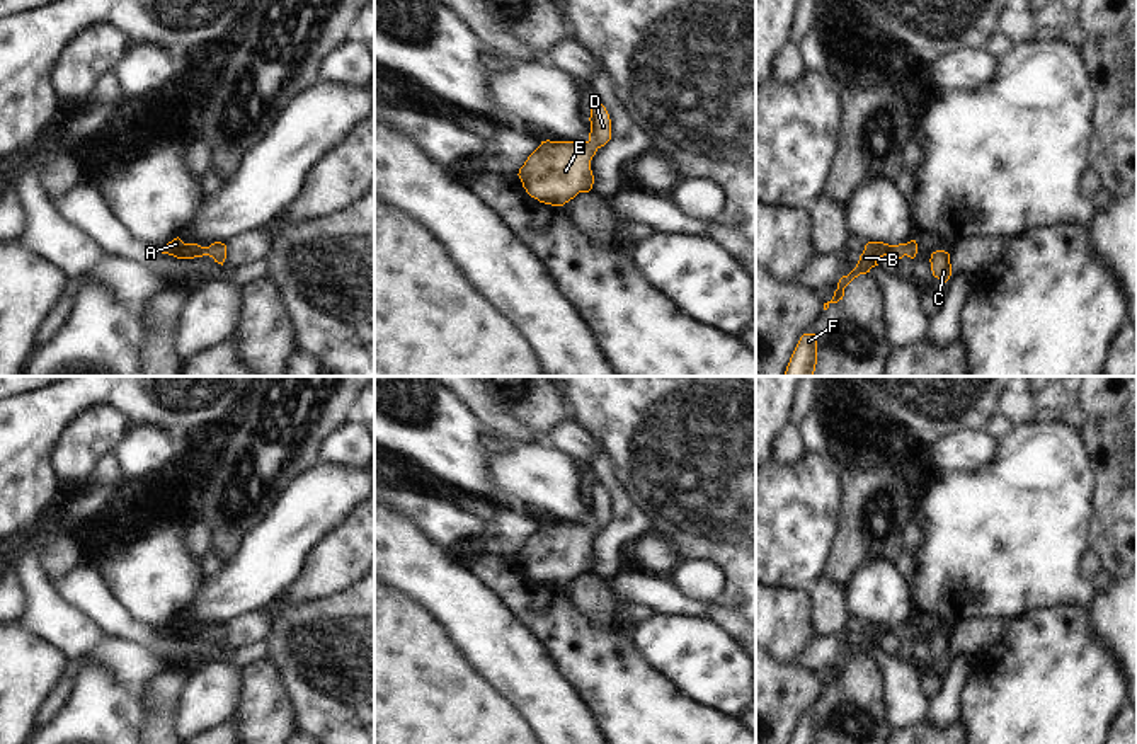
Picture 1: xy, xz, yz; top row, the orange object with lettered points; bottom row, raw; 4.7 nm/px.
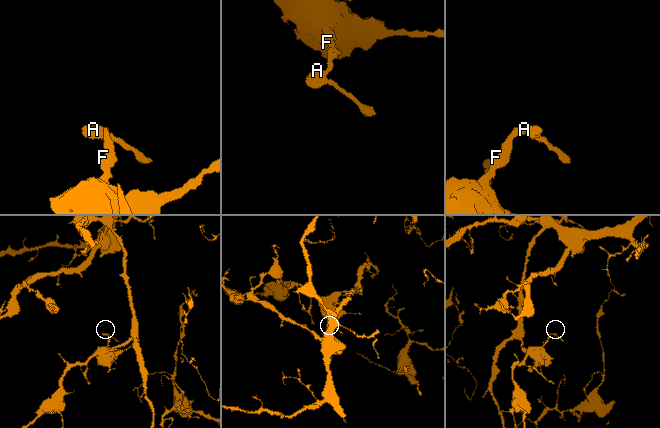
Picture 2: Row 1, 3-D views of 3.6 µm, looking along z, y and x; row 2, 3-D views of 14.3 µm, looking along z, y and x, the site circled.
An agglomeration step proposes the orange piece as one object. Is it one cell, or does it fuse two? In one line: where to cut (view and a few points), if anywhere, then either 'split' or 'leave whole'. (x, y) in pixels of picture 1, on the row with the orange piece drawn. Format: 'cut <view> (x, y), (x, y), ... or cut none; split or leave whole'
cut none; leave whole

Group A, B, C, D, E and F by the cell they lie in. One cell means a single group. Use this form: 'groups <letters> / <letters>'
groups A B C D E F

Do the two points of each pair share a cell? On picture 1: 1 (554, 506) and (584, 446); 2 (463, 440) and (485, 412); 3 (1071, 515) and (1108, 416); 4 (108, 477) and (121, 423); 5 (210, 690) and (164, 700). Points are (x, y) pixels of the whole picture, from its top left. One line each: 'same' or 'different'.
1: different
2: different
3: different
4: different
5: different

